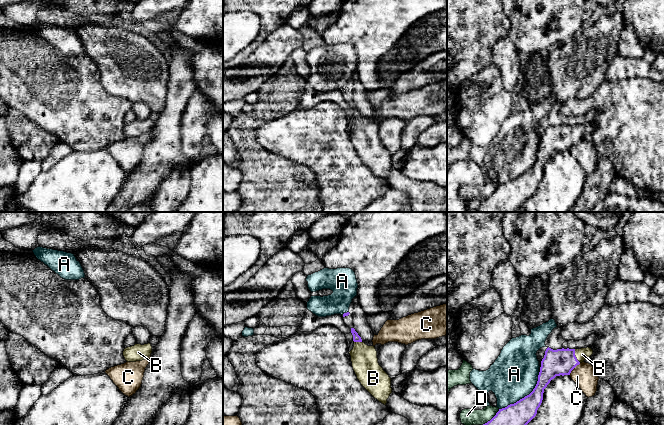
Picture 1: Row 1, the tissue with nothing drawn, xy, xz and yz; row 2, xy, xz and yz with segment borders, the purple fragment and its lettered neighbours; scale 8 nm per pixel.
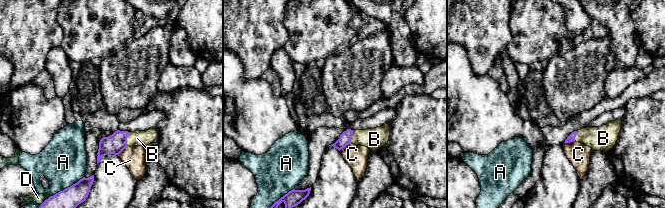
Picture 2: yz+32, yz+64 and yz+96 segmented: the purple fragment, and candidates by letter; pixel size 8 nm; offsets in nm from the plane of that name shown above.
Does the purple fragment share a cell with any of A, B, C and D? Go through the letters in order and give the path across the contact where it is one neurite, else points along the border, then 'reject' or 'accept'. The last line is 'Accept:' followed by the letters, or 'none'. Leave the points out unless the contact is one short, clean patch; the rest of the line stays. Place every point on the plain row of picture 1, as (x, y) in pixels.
A: reject
B: way yz (558, 138), (575, 132), (582, 130); accept
C: reject
D: reject
Accept: B

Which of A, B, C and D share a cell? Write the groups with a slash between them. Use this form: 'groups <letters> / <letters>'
groups A / B / C / D

